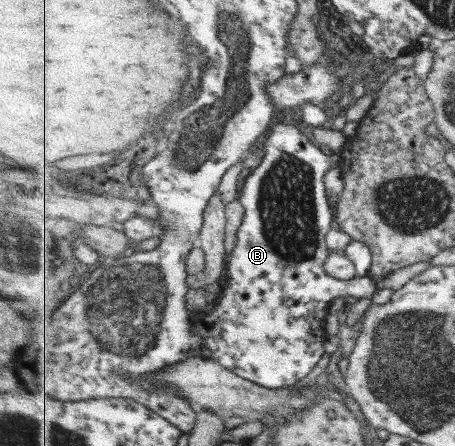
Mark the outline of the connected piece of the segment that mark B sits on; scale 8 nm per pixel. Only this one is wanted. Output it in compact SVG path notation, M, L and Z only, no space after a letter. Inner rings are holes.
M283 121L281 125L277 125L272 130L272 135L268 137L266 144L266 155L261 162L261 165L256 168L247 178L242 190L239 192L239 199L245 206L246 216L239 229L237 235L236 247L228 257L228 279L223 297L219 299L217 307L206 315L199 315L194 318L196 333L203 336L205 340L204 350L206 356L210 359L217 360L221 365L234 371L237 375L245 379L254 381L259 385L268 388L287 388L291 385L297 385L299 381L303 381L307 375L311 375L321 359L327 359L327 341L329 341L329 333L326 328L328 317L331 314L330 305L334 299L338 297L347 297L351 295L357 298L368 297L372 298L377 293L378 283L370 276L358 277L354 280L341 280L335 278L326 270L327 260L330 258L332 251L327 245L327 235L333 227L336 213L333 212L333 207L329 203L328 187L325 187L325 179L329 171L341 166L343 161L343 154L335 153L334 155L327 155L321 147L317 147L295 122Z

